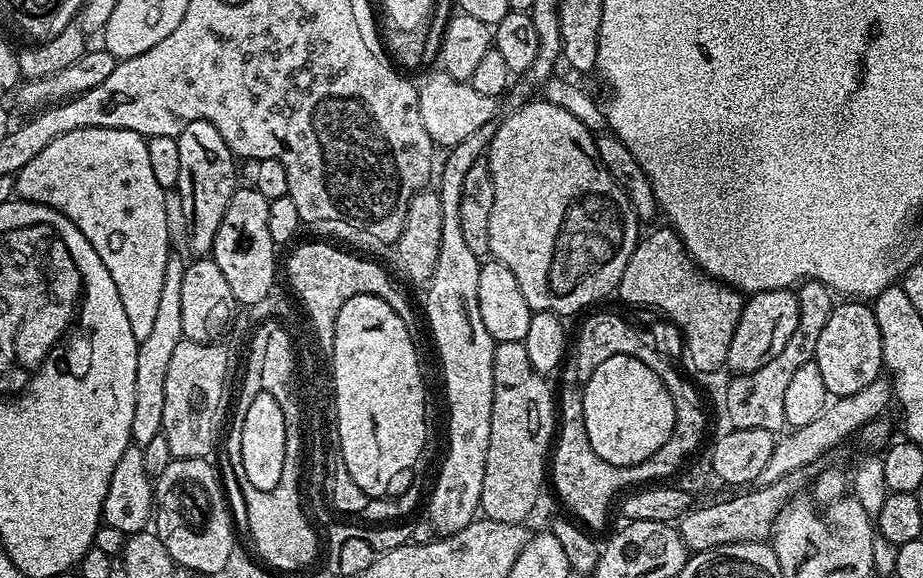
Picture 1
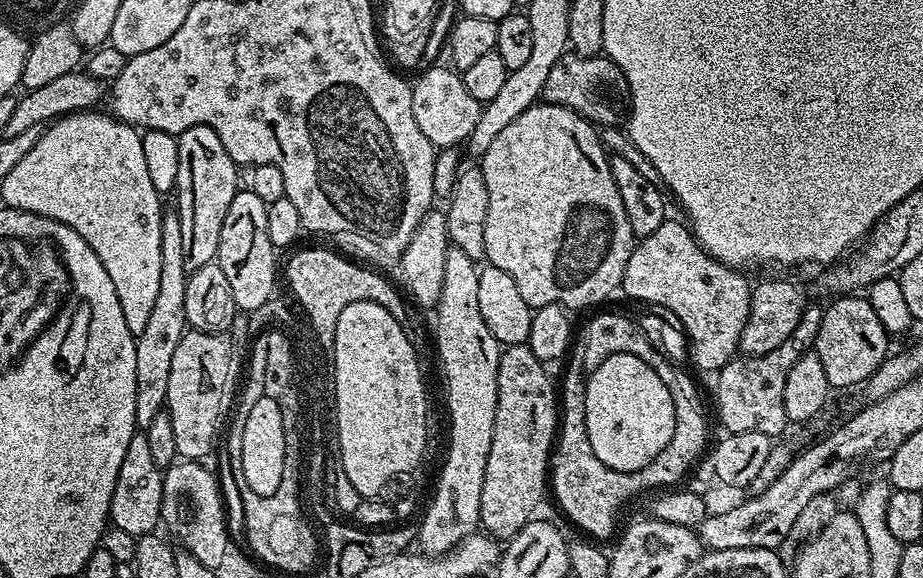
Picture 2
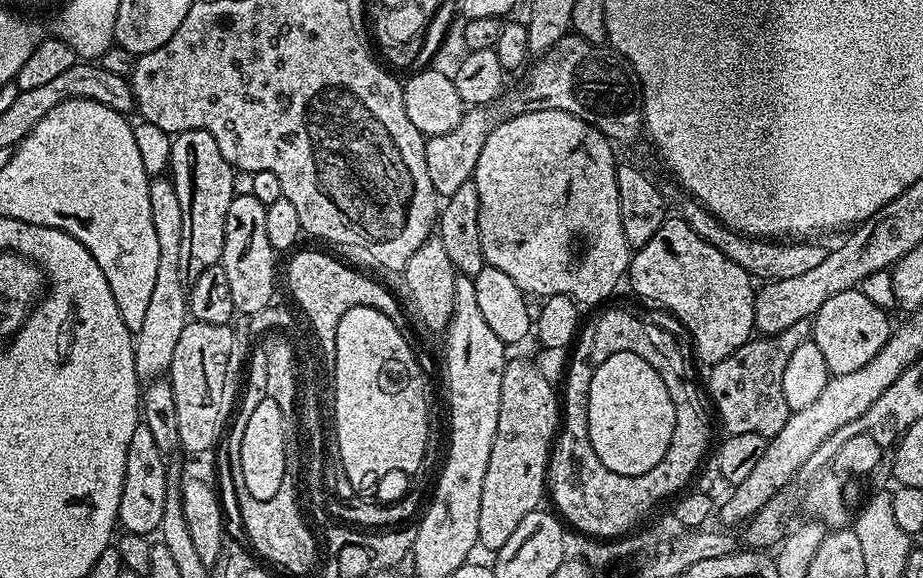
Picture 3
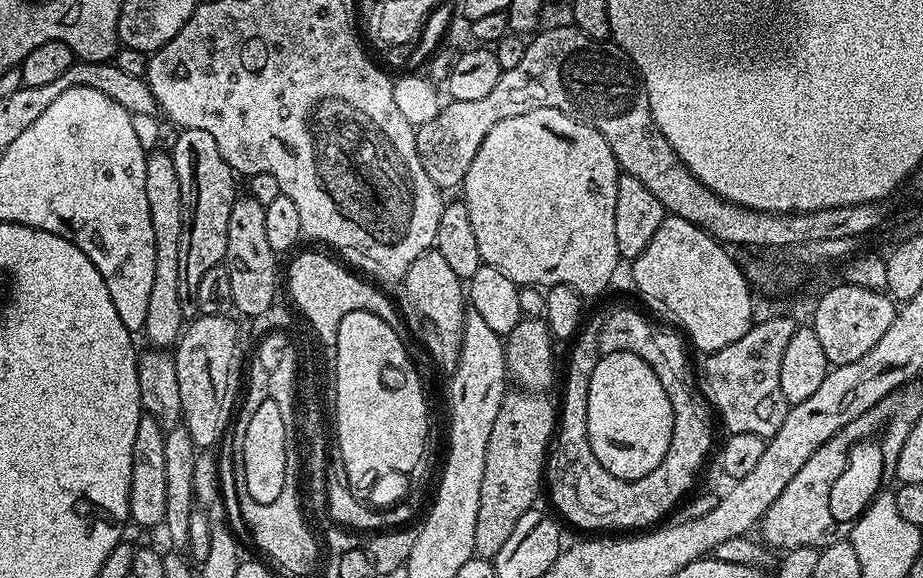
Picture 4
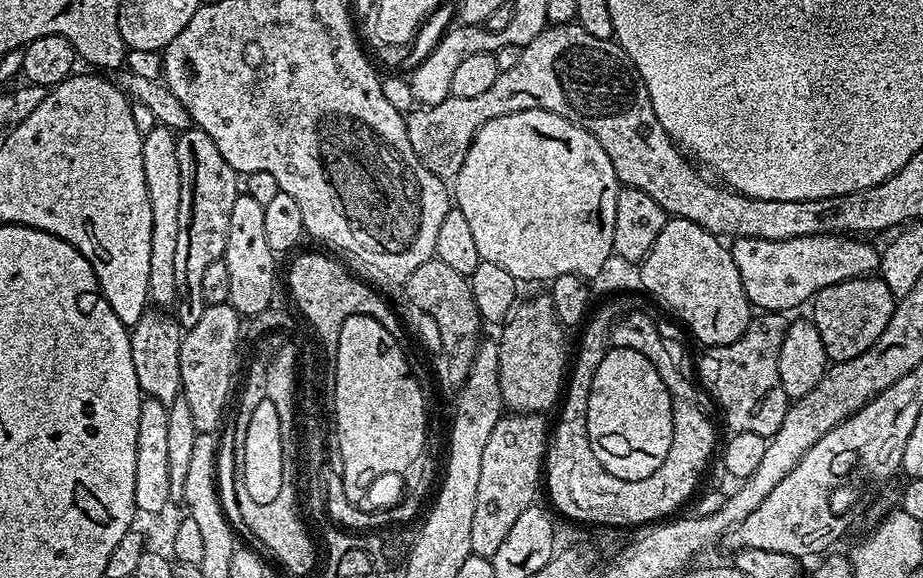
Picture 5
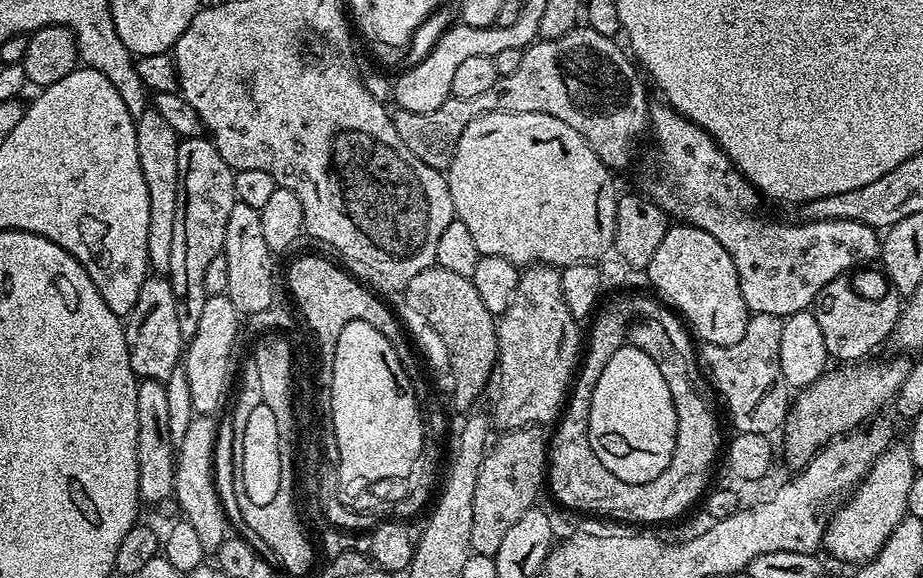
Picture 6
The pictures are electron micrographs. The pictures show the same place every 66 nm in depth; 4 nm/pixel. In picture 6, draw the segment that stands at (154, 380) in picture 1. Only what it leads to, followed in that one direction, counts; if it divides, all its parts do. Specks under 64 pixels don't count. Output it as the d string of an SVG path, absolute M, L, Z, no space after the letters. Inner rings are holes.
M149 108L137 117L136 141L138 142L139 165L142 166L147 193L150 197L150 223L147 231L148 262L153 273L164 274L170 266L174 222L177 220L177 200L180 193L177 146L180 138L156 109Z

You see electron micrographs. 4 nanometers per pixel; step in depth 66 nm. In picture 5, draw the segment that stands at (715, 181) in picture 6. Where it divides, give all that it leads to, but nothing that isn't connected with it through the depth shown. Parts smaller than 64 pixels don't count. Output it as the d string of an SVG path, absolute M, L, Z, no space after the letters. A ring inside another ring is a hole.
M852 234L835 236L807 236L806 238L790 238L789 240L767 240L766 238L733 239L730 251L734 258L734 266L738 266L738 274L742 278L742 286L746 290L746 298L753 309L765 312L791 313L791 308L799 304L807 305L822 289L843 280L859 280L871 277L880 271L880 252L864 238Z

